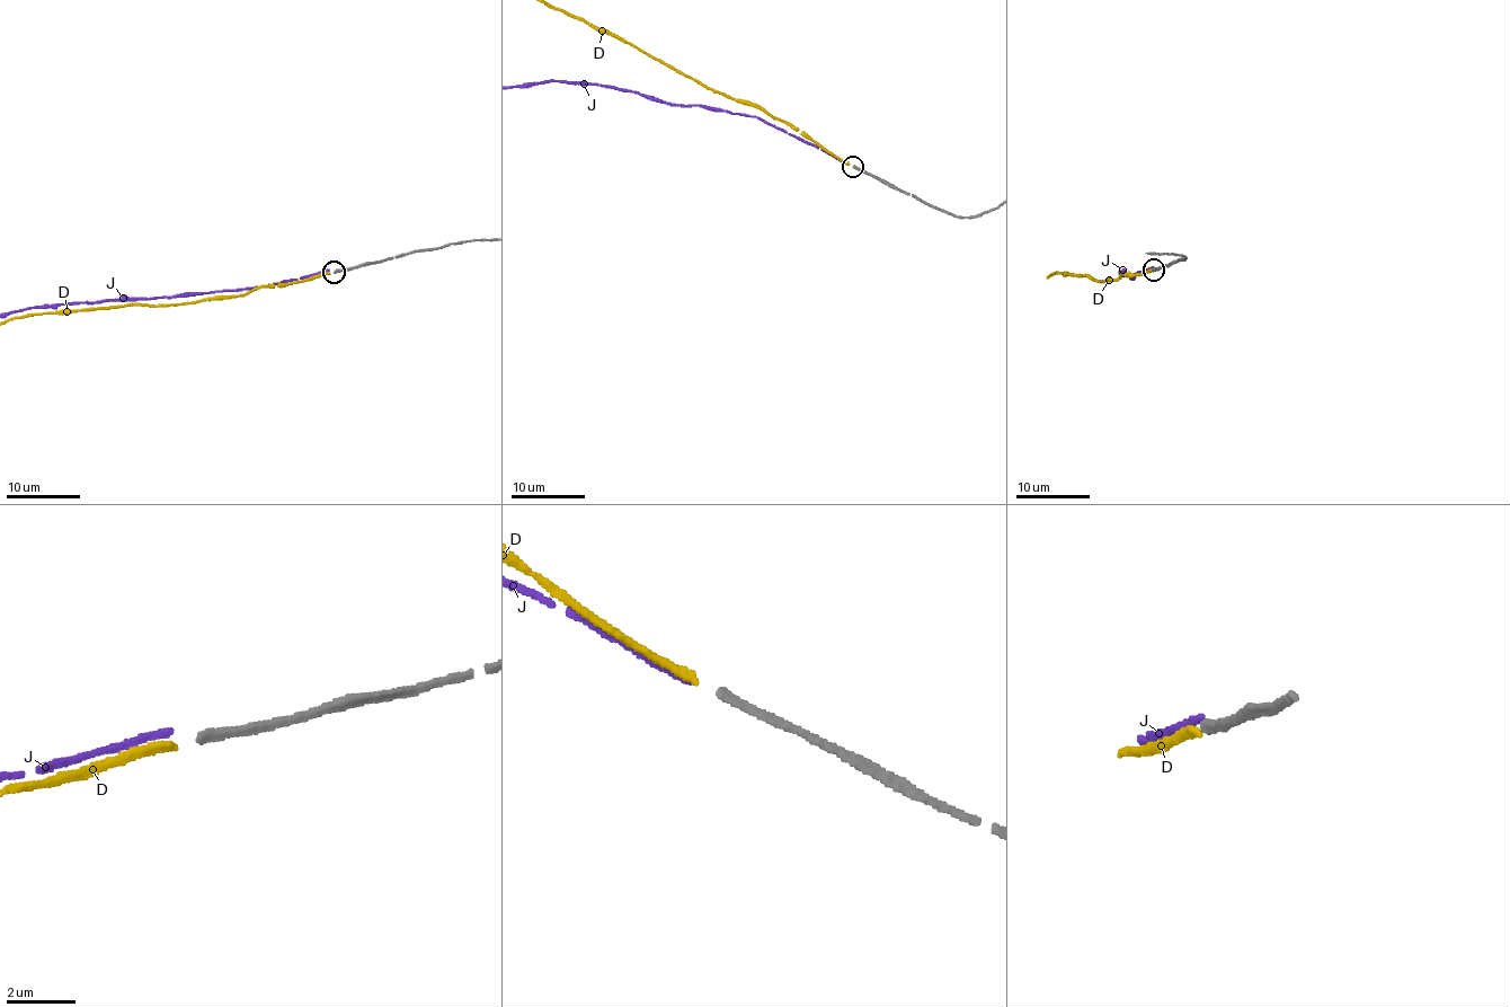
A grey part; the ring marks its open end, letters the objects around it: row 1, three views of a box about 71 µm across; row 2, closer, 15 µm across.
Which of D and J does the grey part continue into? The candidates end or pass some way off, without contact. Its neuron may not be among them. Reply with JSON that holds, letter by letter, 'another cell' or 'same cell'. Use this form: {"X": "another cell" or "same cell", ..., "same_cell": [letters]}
{"D": "same cell", "J": "another cell", "same_cell": ["D"]}

